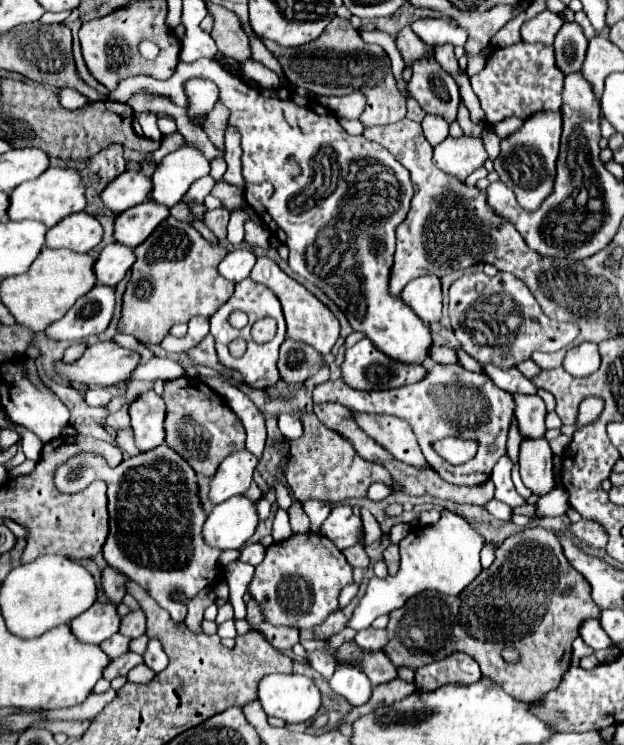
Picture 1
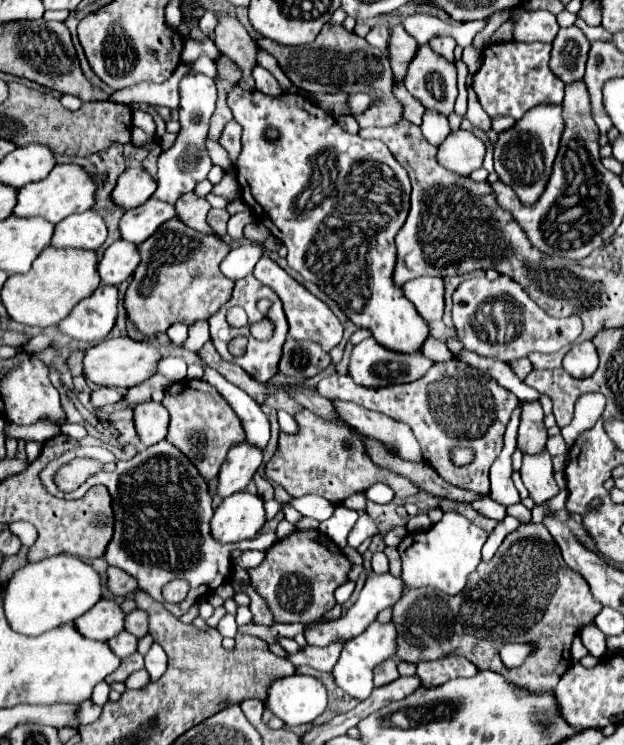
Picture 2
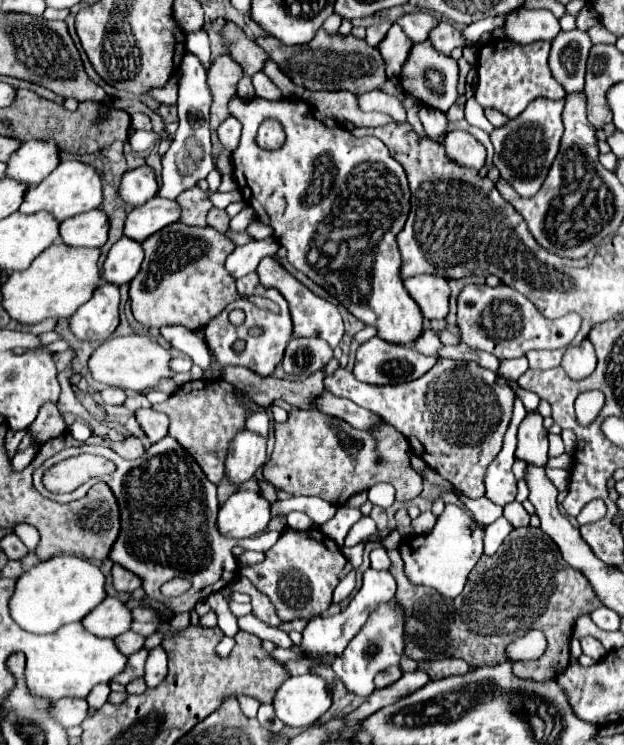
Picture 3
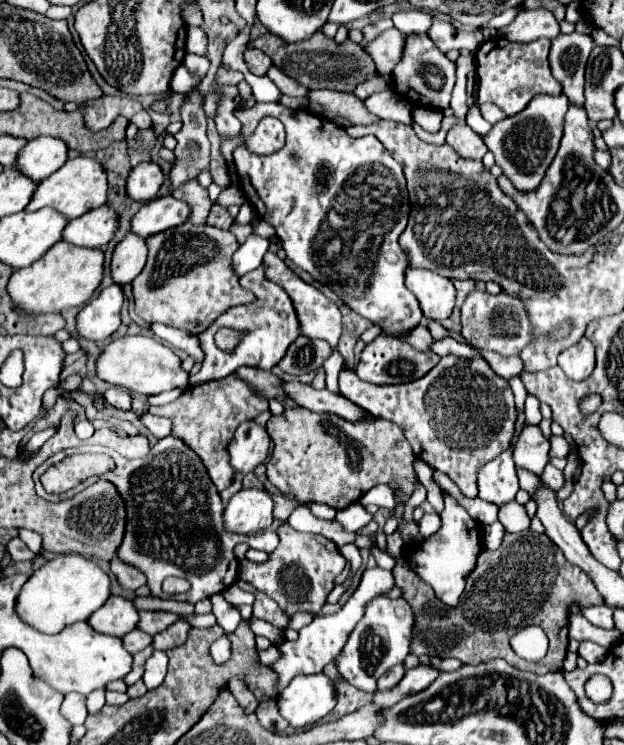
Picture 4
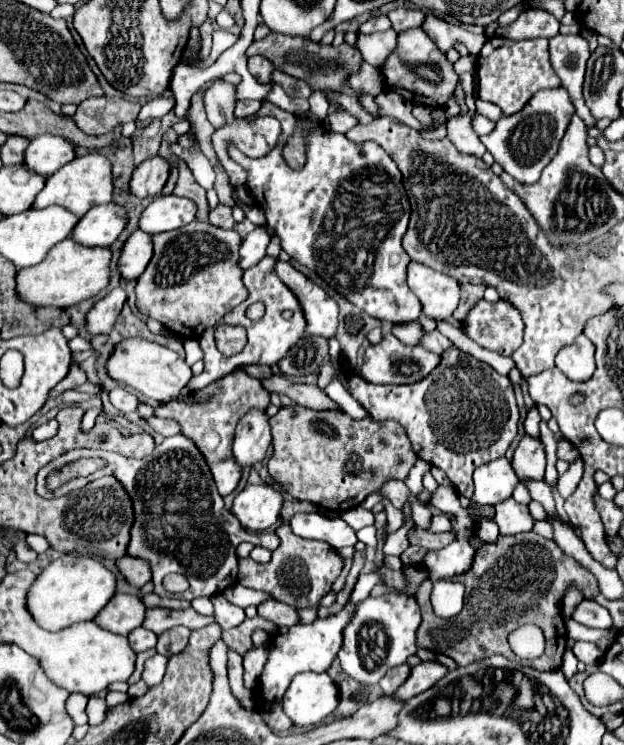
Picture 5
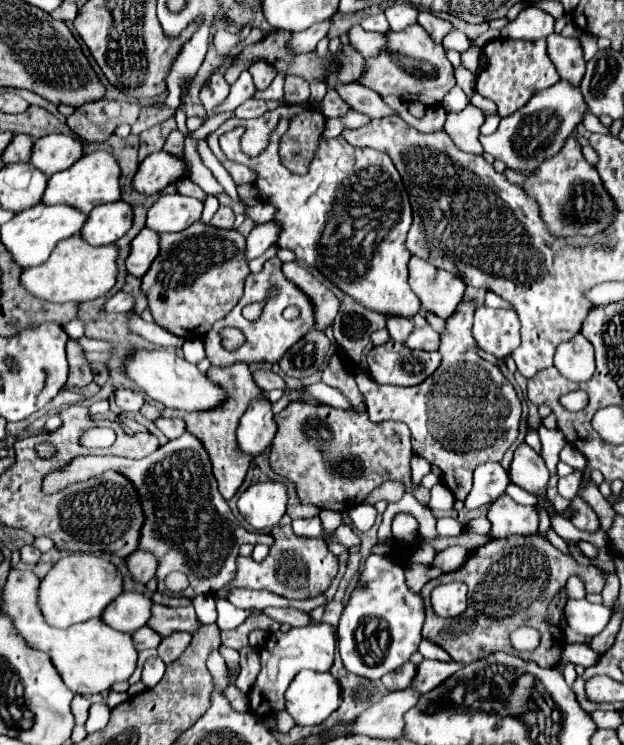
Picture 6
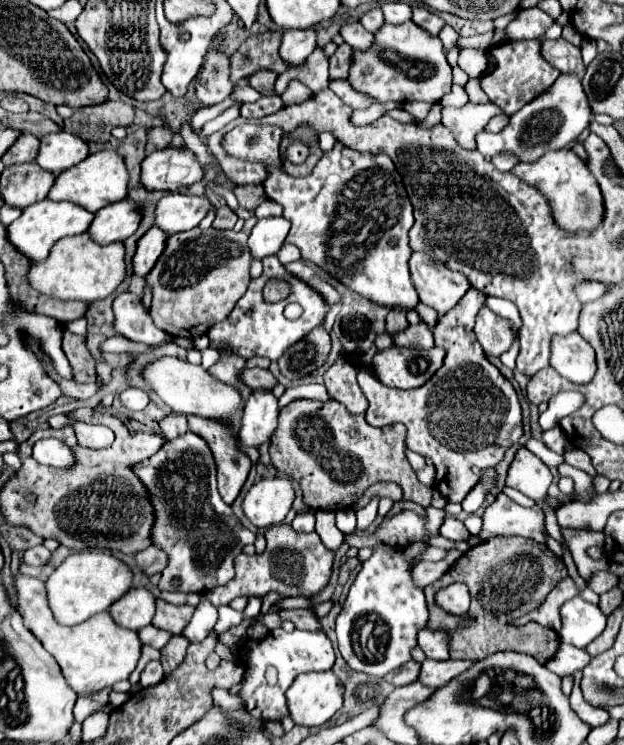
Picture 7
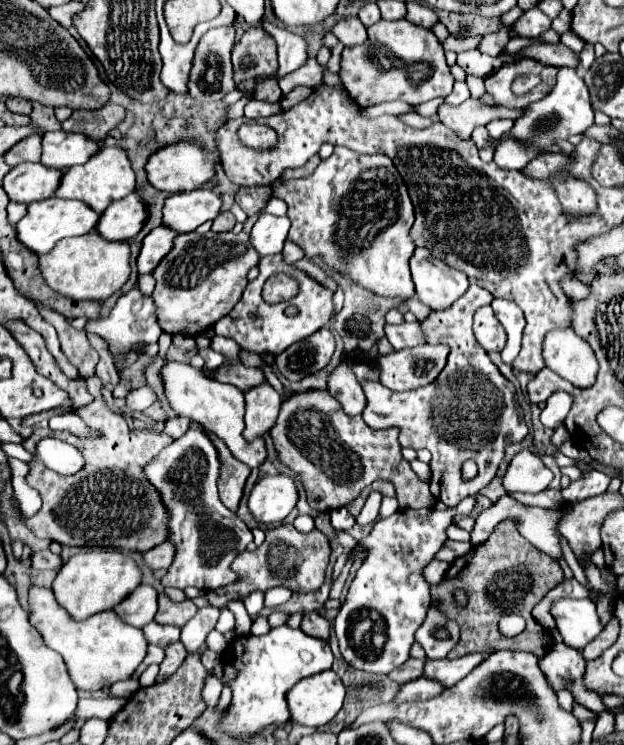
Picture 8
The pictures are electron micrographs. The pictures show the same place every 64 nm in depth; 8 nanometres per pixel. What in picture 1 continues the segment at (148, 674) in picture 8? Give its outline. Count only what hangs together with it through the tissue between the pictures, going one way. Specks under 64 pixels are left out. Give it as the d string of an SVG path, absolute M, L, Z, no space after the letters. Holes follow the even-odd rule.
M150 638L148 648L146 648L146 652L144 652L144 662L146 662L154 672L162 672L162 670L168 666L168 656L164 654L158 638Z

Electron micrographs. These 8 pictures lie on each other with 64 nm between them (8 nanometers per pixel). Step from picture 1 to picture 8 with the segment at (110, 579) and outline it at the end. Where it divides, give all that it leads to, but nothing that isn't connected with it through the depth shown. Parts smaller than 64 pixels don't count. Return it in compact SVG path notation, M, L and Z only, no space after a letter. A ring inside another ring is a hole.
M164 542L164 544L158 544L156 548L148 550L142 554L144 558L144 564L150 568L150 570L166 570L172 562L172 556L174 556L174 546Z

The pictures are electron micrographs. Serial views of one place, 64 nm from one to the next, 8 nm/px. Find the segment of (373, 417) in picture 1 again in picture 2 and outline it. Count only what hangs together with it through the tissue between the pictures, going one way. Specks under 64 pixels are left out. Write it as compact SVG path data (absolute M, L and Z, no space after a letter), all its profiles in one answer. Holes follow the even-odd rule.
M334 400L336 410L340 412L340 416L354 426L358 432L362 432L368 438L374 438L386 446L392 446L396 450L396 454L404 460L410 462L420 462L420 444L416 440L416 436L412 434L412 430L398 420L392 420L390 416L378 414L378 412L370 412L366 408L360 408L352 402L340 402Z

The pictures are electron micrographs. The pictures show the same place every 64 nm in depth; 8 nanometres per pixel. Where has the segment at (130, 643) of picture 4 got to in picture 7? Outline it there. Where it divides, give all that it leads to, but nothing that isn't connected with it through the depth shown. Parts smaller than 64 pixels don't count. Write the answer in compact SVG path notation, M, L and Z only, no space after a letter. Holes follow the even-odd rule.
M144 626L144 628L138 632L138 636L140 636L140 642L142 642L144 646L154 646L154 648L162 648L162 646L172 638L172 634L164 632L164 630L158 630L158 628L154 628L154 626Z

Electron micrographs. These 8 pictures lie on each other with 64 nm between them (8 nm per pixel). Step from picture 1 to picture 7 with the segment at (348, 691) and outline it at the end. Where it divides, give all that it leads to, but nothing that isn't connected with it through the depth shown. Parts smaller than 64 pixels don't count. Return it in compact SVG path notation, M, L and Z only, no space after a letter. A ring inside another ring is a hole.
M428 506L426 514L426 520L422 520L414 512L400 512L382 522L374 536L356 534L354 538L354 534L344 534L344 542L348 546L363 543L366 547L376 548L374 554L362 562L336 620L340 654L356 672L382 678L406 664L412 658L410 652L418 644L418 632L428 622L424 592L412 584L410 570L420 560L420 552L428 546L428 534L438 534L444 510Z

